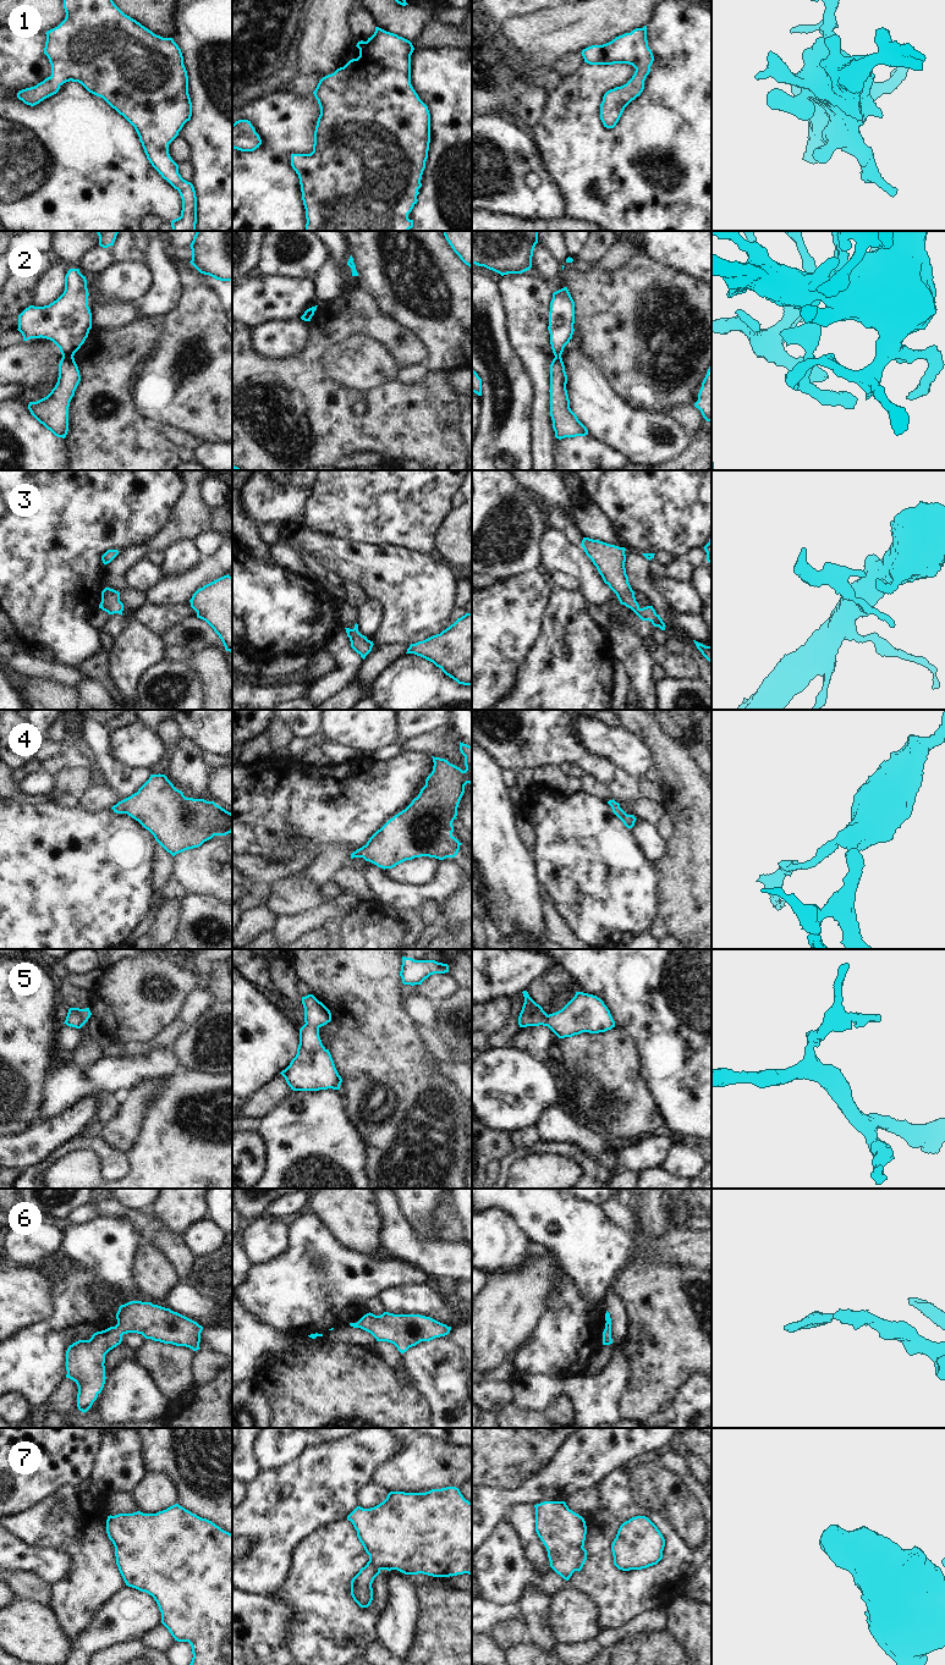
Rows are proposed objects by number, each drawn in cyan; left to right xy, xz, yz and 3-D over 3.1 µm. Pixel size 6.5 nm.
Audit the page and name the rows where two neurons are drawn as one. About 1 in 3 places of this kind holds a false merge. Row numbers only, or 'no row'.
2

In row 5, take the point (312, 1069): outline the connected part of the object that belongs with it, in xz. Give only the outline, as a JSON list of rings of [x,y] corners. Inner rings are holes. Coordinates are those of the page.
[[[313,994],[302,997],[302,1004],[304,1008],[306,1024],[300,1029],[297,1054],[291,1060],[290,1065],[280,1074],[293,1091],[340,1090],[342,1079],[335,1068],[329,1049],[323,1046],[319,1037],[319,1029],[331,1021],[331,1013]]]

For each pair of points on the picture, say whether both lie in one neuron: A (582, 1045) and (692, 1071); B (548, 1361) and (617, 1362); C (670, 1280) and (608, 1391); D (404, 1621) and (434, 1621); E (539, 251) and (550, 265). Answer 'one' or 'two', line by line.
A: two
B: two
C: two
D: two
E: one

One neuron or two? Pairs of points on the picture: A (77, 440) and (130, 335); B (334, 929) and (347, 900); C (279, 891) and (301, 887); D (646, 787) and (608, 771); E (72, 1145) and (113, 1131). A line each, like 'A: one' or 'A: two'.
A: one
B: one
C: one
D: two
E: two

